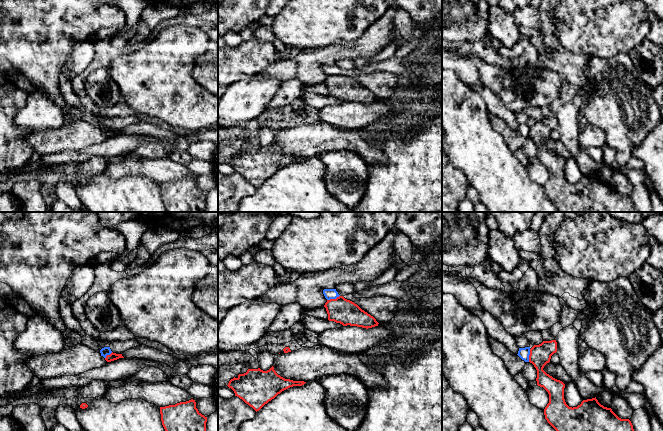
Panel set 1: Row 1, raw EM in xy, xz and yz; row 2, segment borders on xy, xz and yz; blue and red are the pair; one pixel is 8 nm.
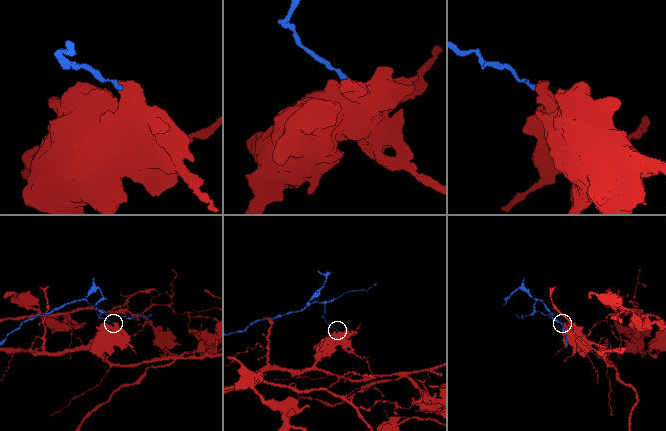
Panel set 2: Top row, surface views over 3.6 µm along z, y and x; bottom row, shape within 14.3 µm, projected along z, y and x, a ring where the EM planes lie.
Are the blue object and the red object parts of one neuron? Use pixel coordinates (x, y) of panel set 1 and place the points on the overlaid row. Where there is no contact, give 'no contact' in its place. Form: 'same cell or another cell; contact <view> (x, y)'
another cell; contact xz (333, 298)

